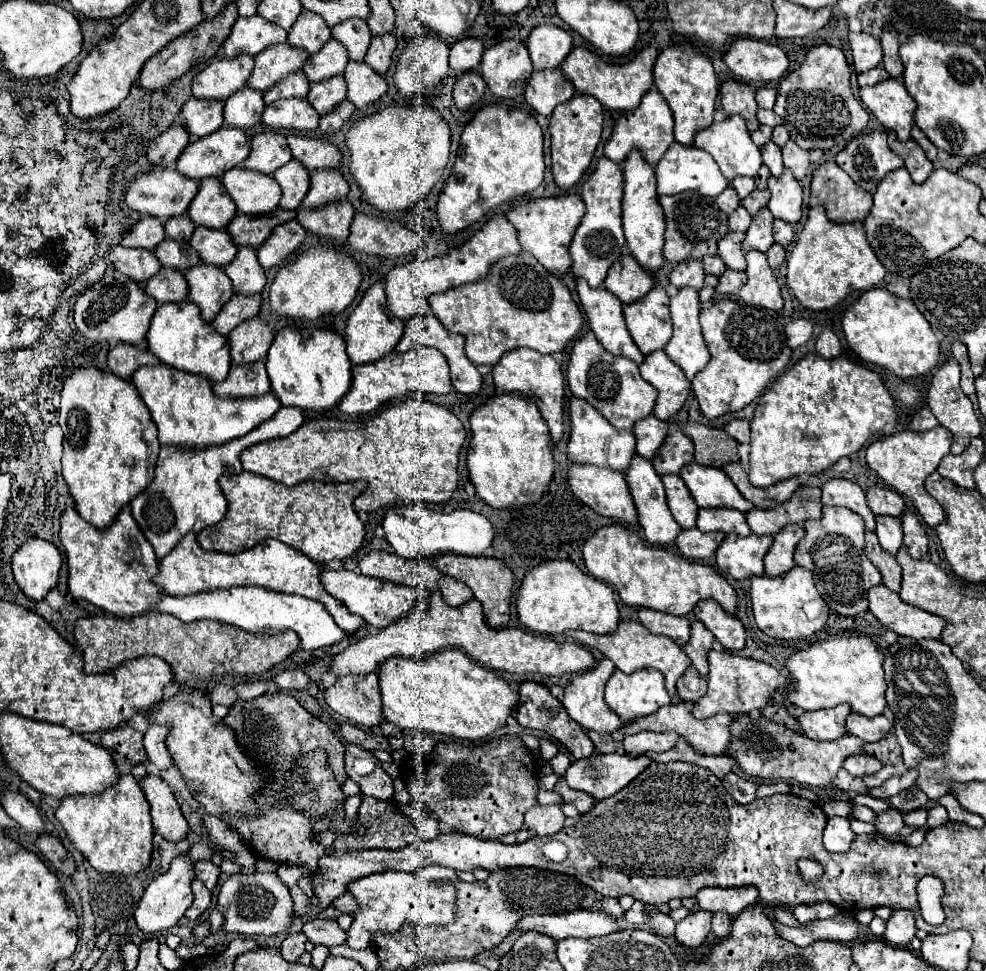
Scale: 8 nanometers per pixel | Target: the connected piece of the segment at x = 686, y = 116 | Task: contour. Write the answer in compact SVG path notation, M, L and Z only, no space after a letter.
M681 42L659 52L653 66L653 80L675 118L675 140L679 144L691 146L697 130L711 126L715 100L717 100L717 78L711 60L691 42Z

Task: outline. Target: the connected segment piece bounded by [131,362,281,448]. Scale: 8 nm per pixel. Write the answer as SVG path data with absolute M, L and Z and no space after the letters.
M163 362L155 364L155 368L139 368L139 372L131 376L131 382L139 390L141 400L159 428L159 442L185 448L209 448L241 438L261 422L269 420L281 406L273 392L267 392L267 396L261 396L259 400L215 400L207 378L171 368Z

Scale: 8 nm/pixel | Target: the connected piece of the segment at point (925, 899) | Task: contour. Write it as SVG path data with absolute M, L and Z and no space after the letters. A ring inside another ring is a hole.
M925 876L925 880L919 880L917 896L919 896L923 920L927 924L943 924L945 914L943 914L943 906L941 906L941 898L943 898L941 880L935 876Z

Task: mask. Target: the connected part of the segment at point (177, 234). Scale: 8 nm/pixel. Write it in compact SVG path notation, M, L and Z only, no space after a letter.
M187 214L165 222L165 234L177 242L189 242L193 230L195 230L195 224L191 224L191 218Z

